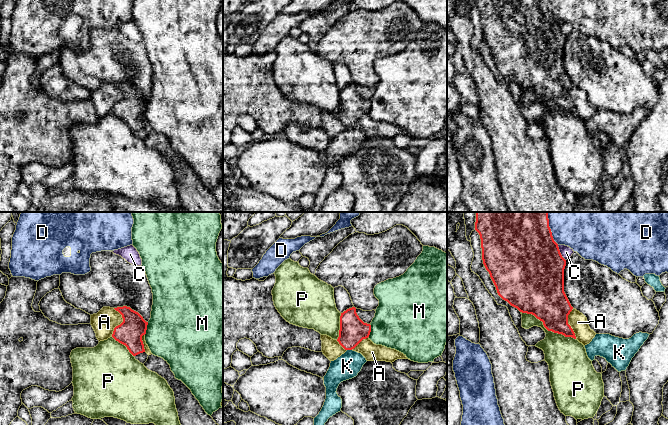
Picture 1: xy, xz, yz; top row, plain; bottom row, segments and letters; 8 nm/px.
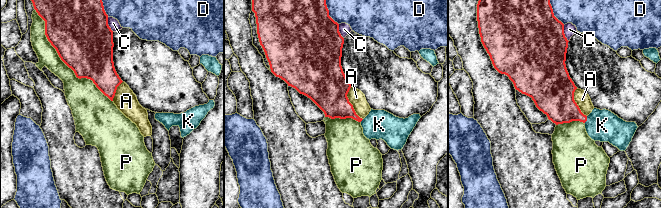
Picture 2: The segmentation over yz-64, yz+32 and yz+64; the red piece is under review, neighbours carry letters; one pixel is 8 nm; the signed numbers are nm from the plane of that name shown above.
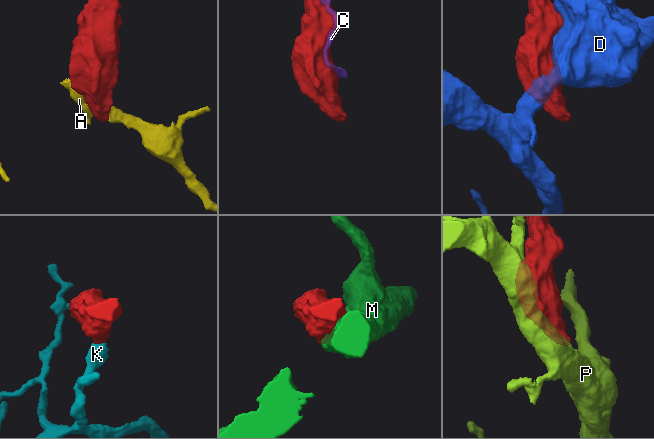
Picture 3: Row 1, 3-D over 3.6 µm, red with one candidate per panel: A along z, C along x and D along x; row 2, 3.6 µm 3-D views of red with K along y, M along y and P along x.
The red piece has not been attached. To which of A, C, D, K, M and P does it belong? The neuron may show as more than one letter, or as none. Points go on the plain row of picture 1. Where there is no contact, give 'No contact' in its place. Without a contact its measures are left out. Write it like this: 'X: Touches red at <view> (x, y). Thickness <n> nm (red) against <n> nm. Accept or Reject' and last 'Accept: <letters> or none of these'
A: Touches red at xy (121, 99). Thickness 200 nm (red) against 190 nm. Reject
C: Touches red at yz (560, 29). Thickness 500 nm (red) against 90 nm. Reject
D: Touches red at yz (551, 10). Thickness 480 nm (red) against 220 nm. Reject
K: Touches red at xz (349, 125). Thickness 220 nm (red) against 200 nm. Accept
M: Touches red at xz (370, 107). Thickness 220 nm (red) against 420 nm. Reject
P: Touches red at yz (547, 105). Thickness 320 nm (red) against 300 nm. Reject
Accept: K

